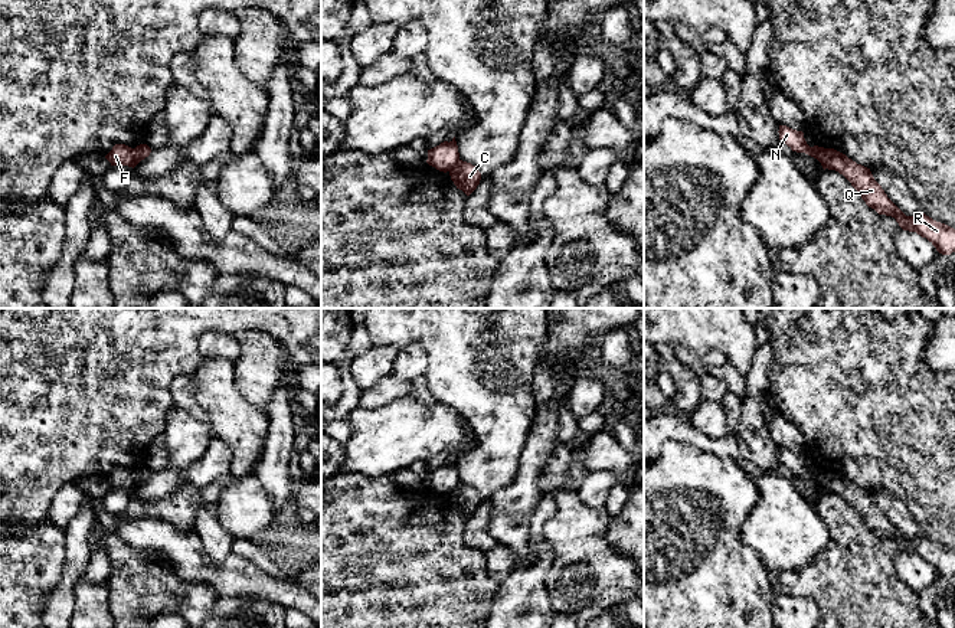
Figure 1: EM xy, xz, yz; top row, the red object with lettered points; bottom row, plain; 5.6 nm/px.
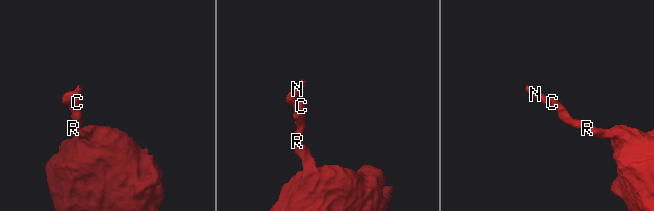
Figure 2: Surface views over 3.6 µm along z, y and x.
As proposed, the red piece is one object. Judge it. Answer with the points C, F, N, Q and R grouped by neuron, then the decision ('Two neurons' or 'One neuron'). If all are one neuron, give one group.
Groups: C Q R / F N. Two neurons

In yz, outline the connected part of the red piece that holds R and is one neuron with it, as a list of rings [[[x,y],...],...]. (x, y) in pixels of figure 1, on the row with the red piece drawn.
[[[820,147],[820,163],[822,169],[835,170],[843,174],[858,192],[866,205],[879,215],[892,216],[903,230],[916,232],[926,238],[939,254],[951,255],[955,252],[955,229],[933,220],[923,215],[906,216],[884,193],[882,186],[874,180],[870,169],[857,164],[846,154]]]

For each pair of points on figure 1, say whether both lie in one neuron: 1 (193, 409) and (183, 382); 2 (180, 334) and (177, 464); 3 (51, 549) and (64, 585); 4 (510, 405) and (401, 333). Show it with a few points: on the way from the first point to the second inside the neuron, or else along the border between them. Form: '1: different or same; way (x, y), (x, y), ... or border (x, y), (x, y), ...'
1: same; way (187, 402), (183, 396), (183, 389)
2: different; border (173, 405), (162, 434)
3: different; border (65, 545), (62, 576), (48, 594), (42, 607)
4: same; way (483, 389), (428, 334)

